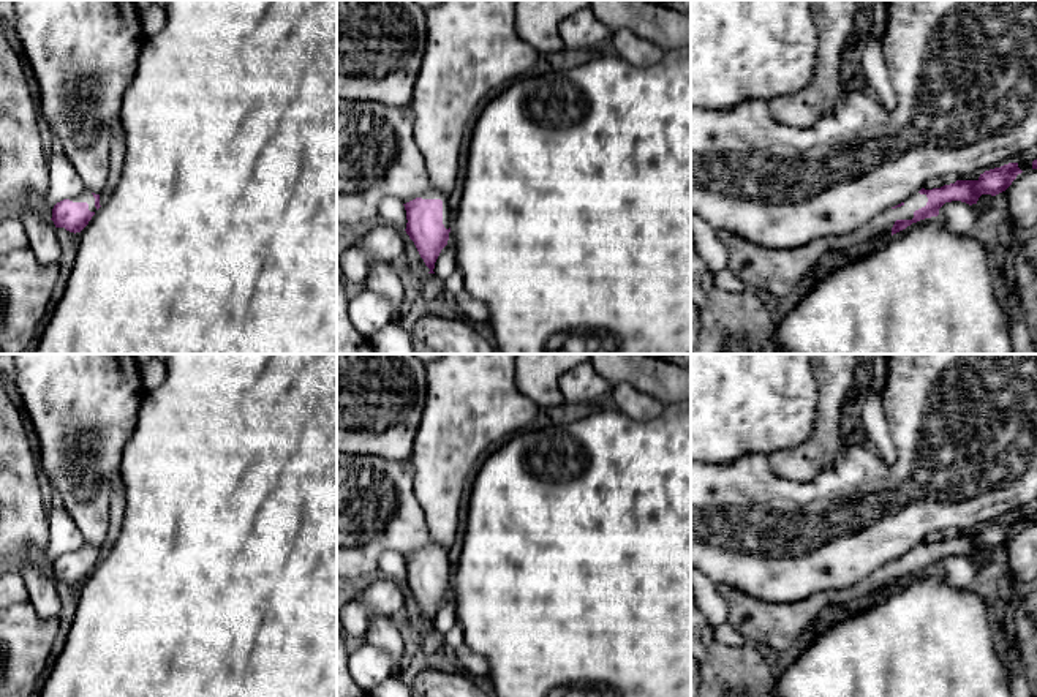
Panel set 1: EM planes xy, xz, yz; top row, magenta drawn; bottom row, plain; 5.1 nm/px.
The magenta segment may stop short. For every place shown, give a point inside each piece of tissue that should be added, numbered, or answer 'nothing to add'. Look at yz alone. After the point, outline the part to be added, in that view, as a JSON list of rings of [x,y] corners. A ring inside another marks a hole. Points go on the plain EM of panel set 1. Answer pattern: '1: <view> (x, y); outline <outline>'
1: yz (772, 626); outline [[[914,547],[901,561],[884,564],[850,590],[817,593],[790,604],[756,599],[727,585],[719,585],[718,593],[727,602],[727,623],[746,642],[776,653],[792,646],[824,612],[836,605],[852,610],[863,596],[888,593],[896,574],[912,574],[926,556],[926,548]]]

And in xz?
1: xz (432, 547); outline [[[433,541],[425,544],[419,552],[422,552],[422,553],[441,553],[443,555],[443,578],[446,583],[449,583],[451,577],[452,577],[452,567],[449,563],[449,552]]]

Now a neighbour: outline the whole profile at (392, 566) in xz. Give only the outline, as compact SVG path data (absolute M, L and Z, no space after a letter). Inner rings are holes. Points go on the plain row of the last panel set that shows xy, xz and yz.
M384 552L379 556L378 575L387 577L397 582L398 585L405 585L408 577L405 559L398 556L395 552Z

